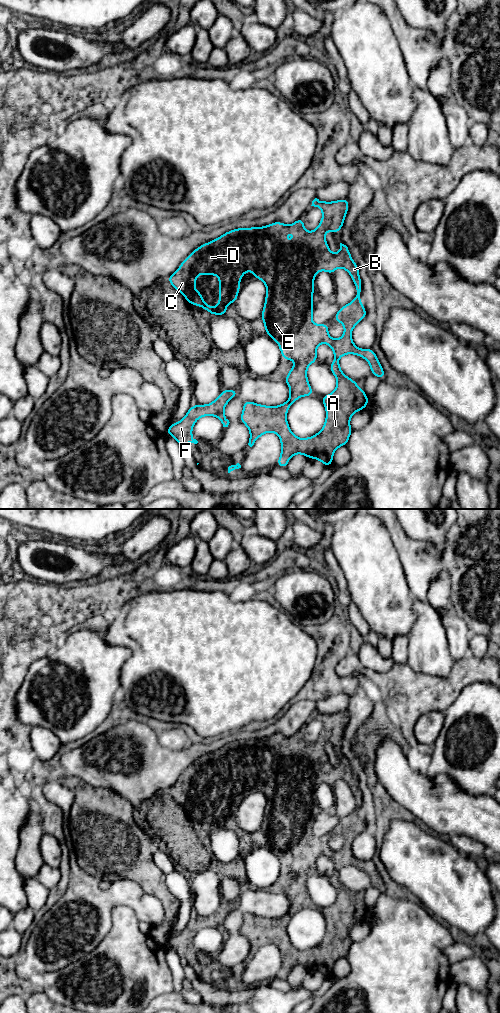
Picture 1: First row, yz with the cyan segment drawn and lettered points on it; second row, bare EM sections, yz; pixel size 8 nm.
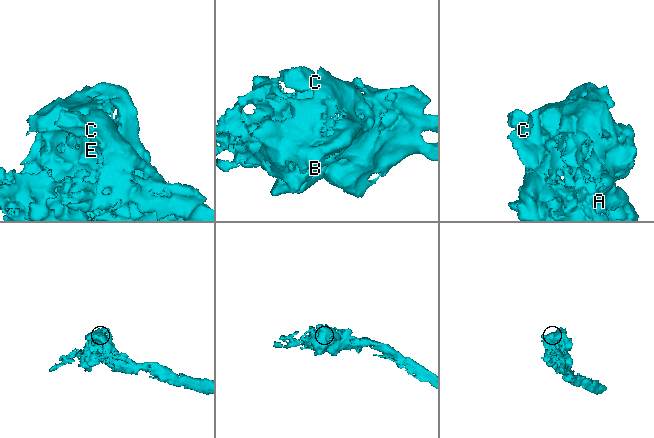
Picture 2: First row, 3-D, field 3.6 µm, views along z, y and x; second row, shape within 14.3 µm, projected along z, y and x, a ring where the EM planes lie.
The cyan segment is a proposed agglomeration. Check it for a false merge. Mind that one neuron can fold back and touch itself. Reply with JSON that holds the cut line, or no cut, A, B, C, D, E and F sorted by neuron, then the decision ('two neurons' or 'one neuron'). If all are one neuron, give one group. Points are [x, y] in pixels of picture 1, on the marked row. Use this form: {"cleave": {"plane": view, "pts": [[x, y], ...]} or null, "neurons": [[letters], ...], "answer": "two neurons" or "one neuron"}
{"cleave": null, "neurons": [["A", "B", "C", "D", "E", "F"]], "answer": "one neuron"}

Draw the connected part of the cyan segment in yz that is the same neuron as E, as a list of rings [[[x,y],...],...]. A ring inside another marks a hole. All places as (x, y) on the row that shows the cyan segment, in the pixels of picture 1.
[[[315,198],[312,205],[322,210],[323,216],[317,228],[307,232],[304,228],[304,218],[301,217],[292,224],[285,225],[276,221],[263,227],[236,228],[228,231],[213,241],[207,242],[196,248],[180,264],[177,271],[166,280],[178,290],[191,305],[200,306],[211,315],[224,316],[227,312],[228,303],[236,303],[239,284],[246,271],[254,272],[254,279],[262,280],[266,285],[266,297],[260,318],[264,321],[264,328],[267,335],[278,343],[281,355],[284,360],[294,360],[296,365],[291,367],[289,374],[284,379],[290,388],[290,396],[282,405],[265,406],[251,401],[243,401],[243,412],[240,422],[245,424],[250,431],[248,445],[252,447],[257,439],[269,432],[275,432],[281,441],[281,455],[276,466],[286,468],[290,458],[294,454],[304,454],[308,459],[320,460],[325,467],[333,464],[333,455],[340,446],[346,446],[353,431],[349,421],[354,413],[365,409],[369,403],[368,396],[363,389],[347,377],[339,366],[339,359],[346,354],[355,354],[366,359],[370,365],[371,373],[380,380],[385,378],[385,372],[377,359],[372,348],[360,349],[353,343],[351,332],[353,328],[367,315],[365,307],[360,298],[362,295],[362,281],[359,275],[359,267],[353,261],[349,249],[340,243],[340,251],[333,254],[325,239],[325,233],[330,230],[339,233],[349,209],[348,198],[333,202],[320,201]],[[289,230],[294,230],[294,237],[290,244],[285,245],[285,238]],[[336,268],[344,268],[351,276],[355,287],[356,297],[347,305],[339,308],[334,321],[344,325],[344,334],[340,339],[332,339],[328,334],[329,323],[314,324],[312,314],[314,305],[314,279],[318,271],[327,271],[333,275]],[[217,275],[219,277],[219,303],[212,307],[204,302],[200,291],[195,290],[196,276]],[[320,343],[329,345],[334,352],[334,360],[329,365],[330,371],[337,379],[336,389],[329,395],[320,397],[326,410],[326,420],[320,432],[312,437],[298,438],[289,428],[287,412],[291,405],[302,396],[314,396],[314,391],[307,379],[307,368],[310,364],[317,362],[316,349]]]

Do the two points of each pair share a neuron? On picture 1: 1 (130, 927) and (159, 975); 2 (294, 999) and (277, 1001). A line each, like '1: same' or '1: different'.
1: same
2: same

